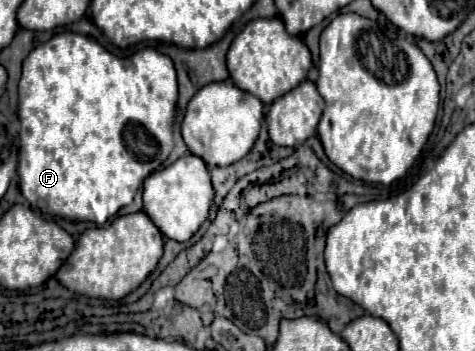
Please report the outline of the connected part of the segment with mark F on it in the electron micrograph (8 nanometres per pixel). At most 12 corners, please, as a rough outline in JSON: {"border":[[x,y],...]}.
{"border":[[60,32],[24,60],[20,192],[106,224],[170,156],[176,70]]}

